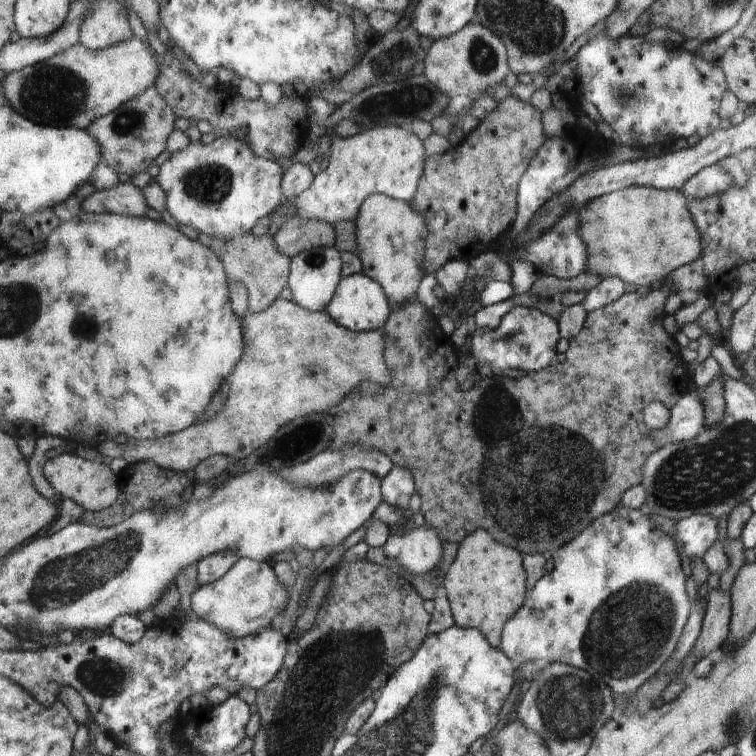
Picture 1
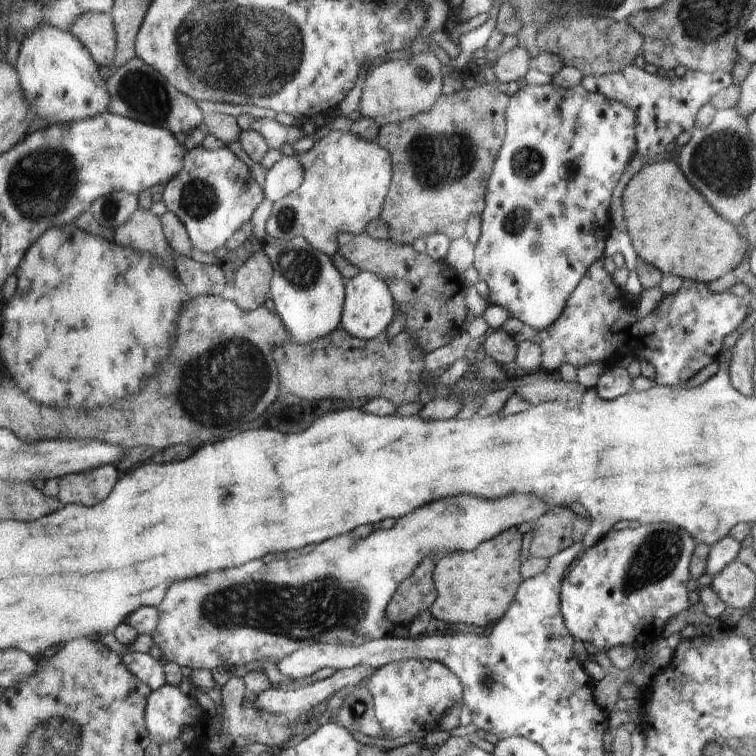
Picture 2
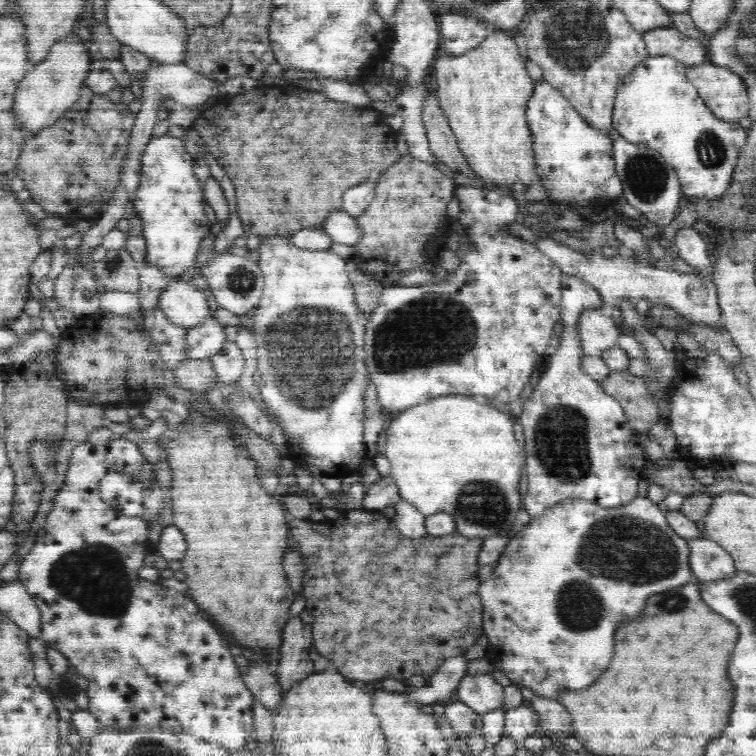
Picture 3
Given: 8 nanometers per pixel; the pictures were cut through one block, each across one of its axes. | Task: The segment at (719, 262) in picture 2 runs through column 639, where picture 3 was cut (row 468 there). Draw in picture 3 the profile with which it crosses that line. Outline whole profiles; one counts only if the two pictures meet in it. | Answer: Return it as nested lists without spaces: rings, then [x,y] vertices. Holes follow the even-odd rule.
[[[188,408],[188,411],[186,420],[178,426],[179,436],[165,445],[165,451],[172,469],[172,486],[169,489],[172,505],[174,505],[172,525],[182,532],[186,538],[185,542],[188,542],[186,556],[181,561],[189,597],[200,608],[204,608],[218,624],[244,624],[244,626],[220,626],[232,640],[258,640],[258,632],[260,632],[260,642],[236,642],[238,646],[276,652],[282,644],[282,630],[287,625],[290,616],[289,608],[295,600],[291,582],[288,581],[284,571],[285,554],[292,546],[287,526],[289,515],[282,499],[275,495],[272,498],[260,486],[260,480],[254,476],[258,472],[256,461],[244,454],[245,448],[235,436],[229,436],[227,426],[210,422],[192,408]],[[206,502],[222,502],[222,504],[214,506]],[[214,508],[216,512],[226,512],[226,514],[206,514],[206,512],[214,512]],[[216,528],[234,528],[234,530],[216,530]],[[230,576],[240,576],[240,578],[230,578]],[[248,608],[264,608],[264,612],[248,610]],[[268,622],[274,622],[274,626],[280,628],[260,628],[266,626]]]

